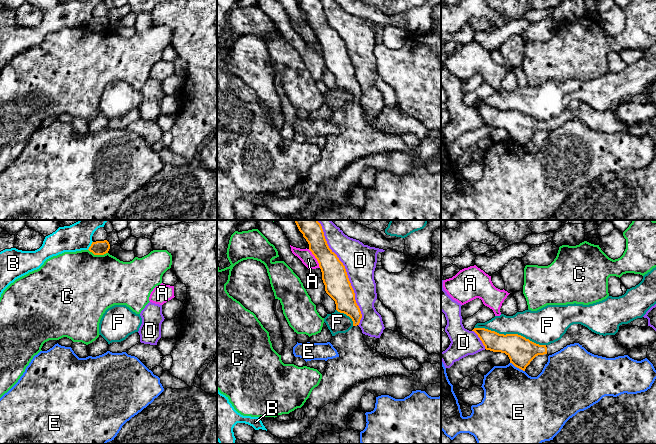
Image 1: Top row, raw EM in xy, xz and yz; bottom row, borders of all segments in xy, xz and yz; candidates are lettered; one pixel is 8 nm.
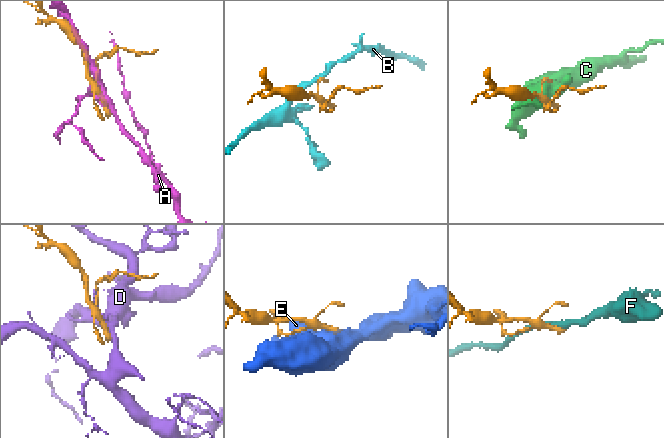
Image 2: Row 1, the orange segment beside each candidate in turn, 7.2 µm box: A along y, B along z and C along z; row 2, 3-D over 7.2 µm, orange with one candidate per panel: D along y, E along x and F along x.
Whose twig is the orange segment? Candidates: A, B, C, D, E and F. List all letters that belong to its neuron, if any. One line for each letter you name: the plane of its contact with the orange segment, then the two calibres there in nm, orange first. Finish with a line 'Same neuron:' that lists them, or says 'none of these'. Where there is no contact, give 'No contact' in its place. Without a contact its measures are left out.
Same neuron: none of these

